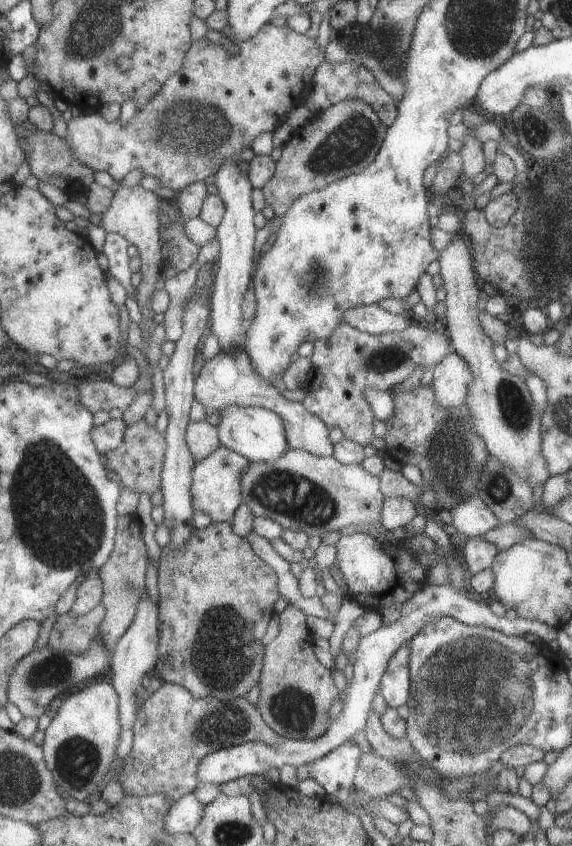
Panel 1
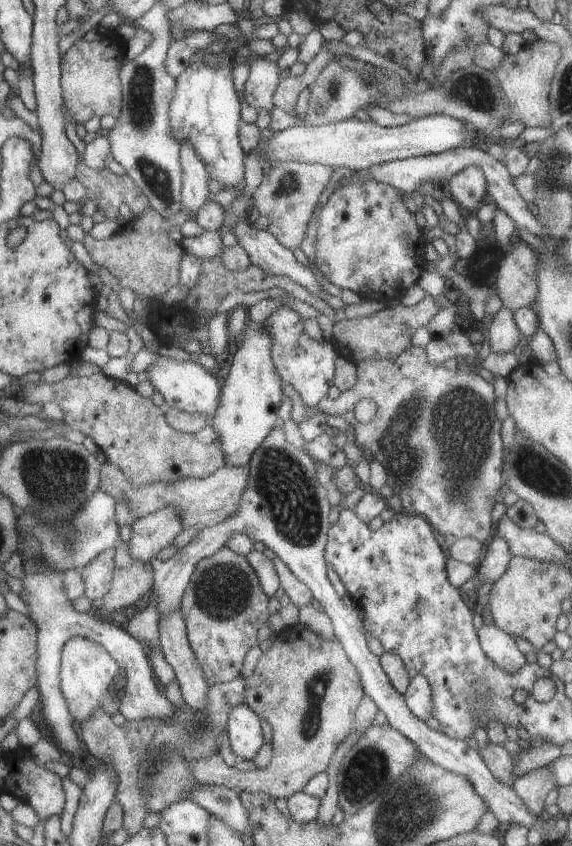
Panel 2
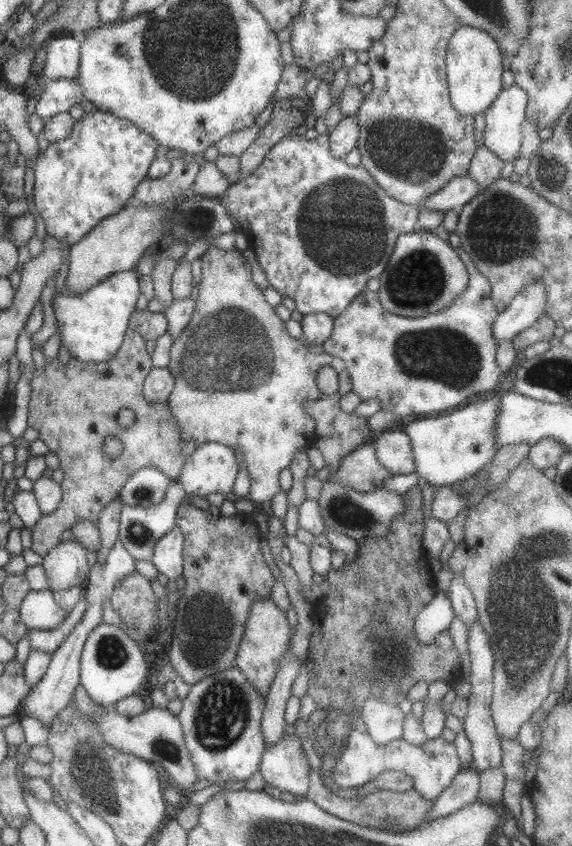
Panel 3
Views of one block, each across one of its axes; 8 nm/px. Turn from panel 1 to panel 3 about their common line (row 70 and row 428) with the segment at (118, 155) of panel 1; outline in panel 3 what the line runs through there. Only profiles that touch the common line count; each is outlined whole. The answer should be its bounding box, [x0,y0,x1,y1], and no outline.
[168,246,354,508]

